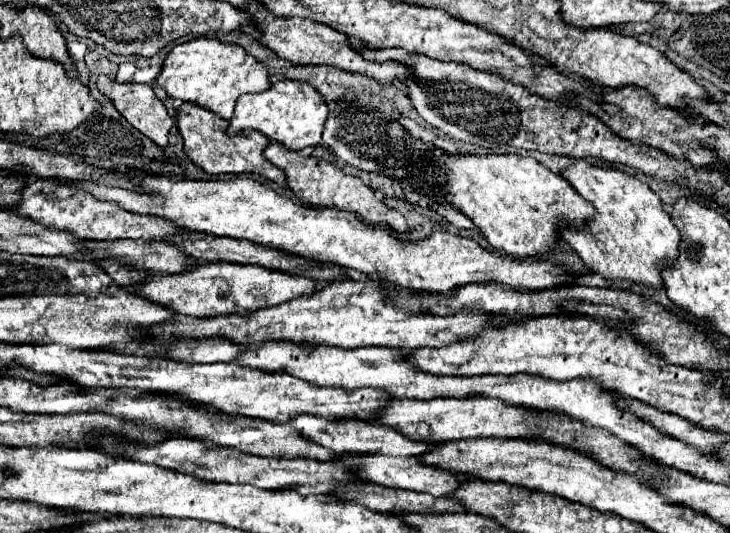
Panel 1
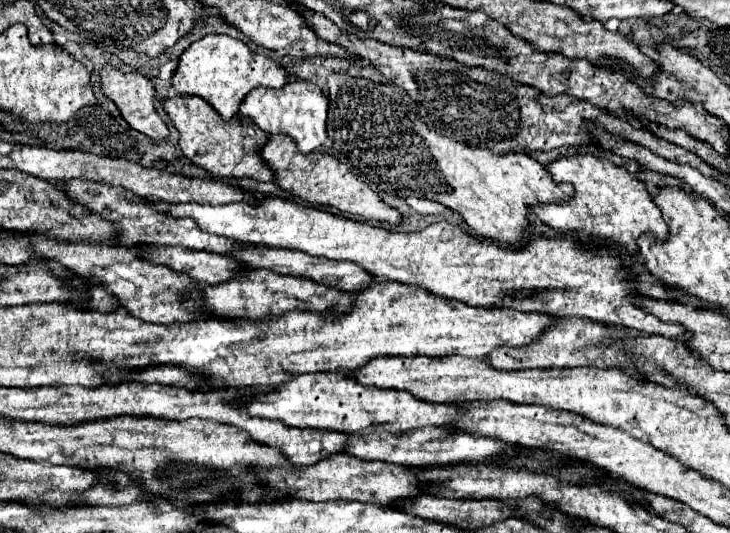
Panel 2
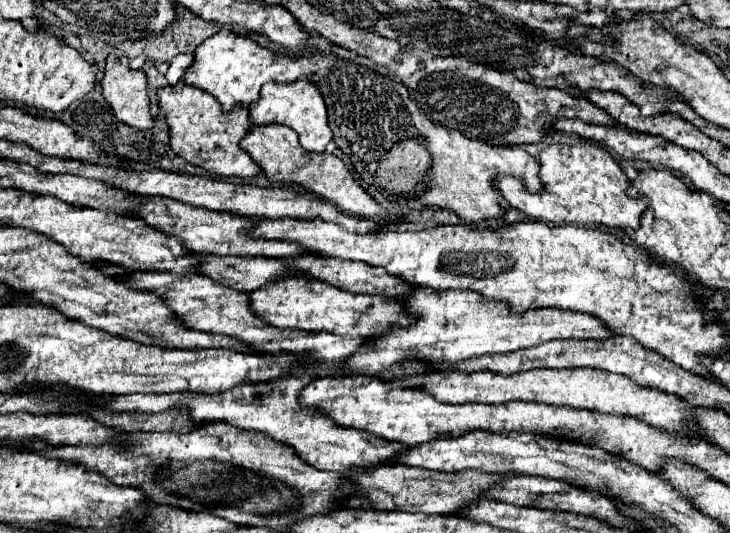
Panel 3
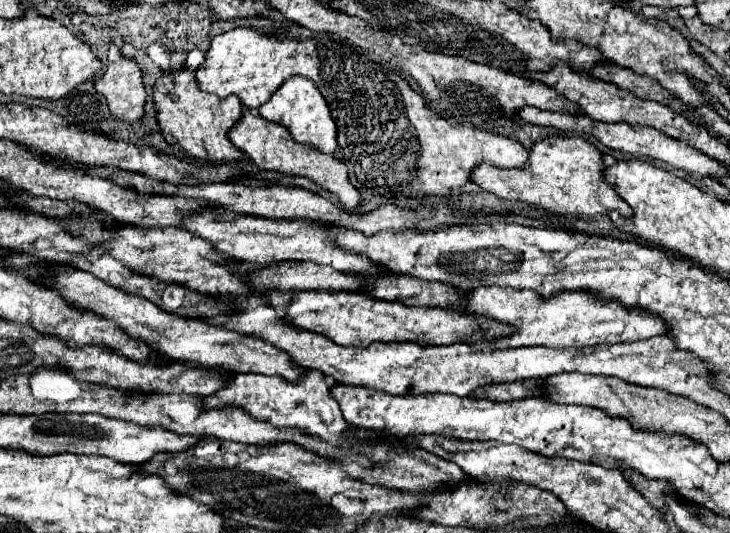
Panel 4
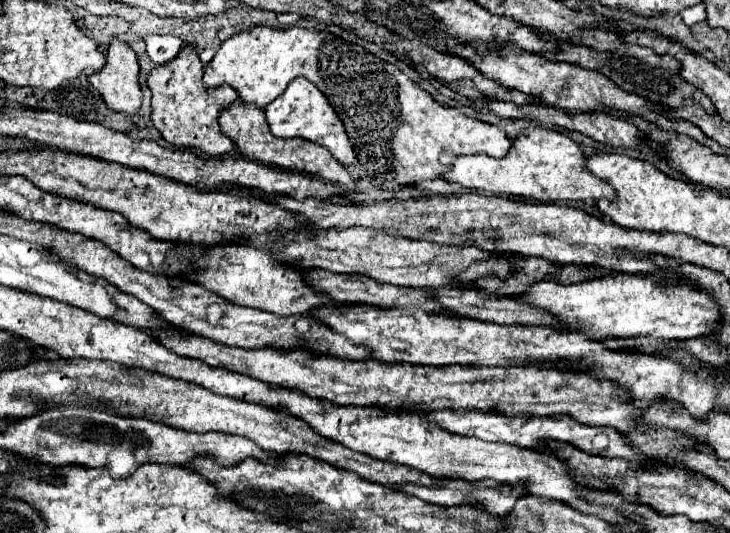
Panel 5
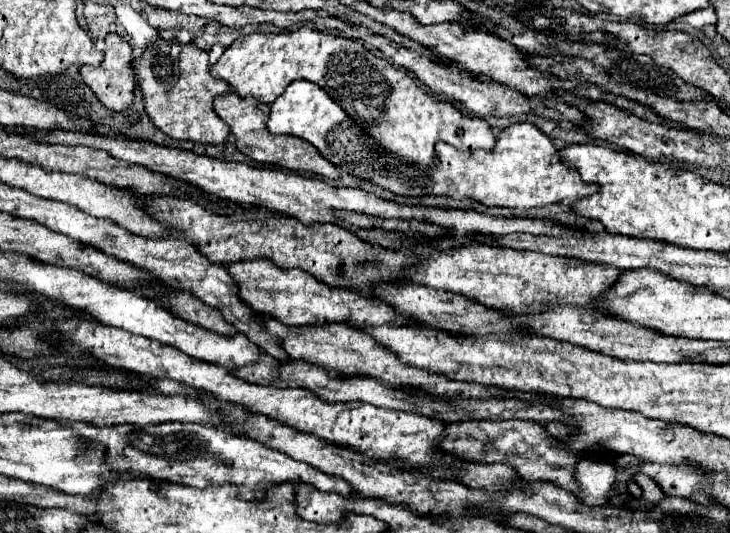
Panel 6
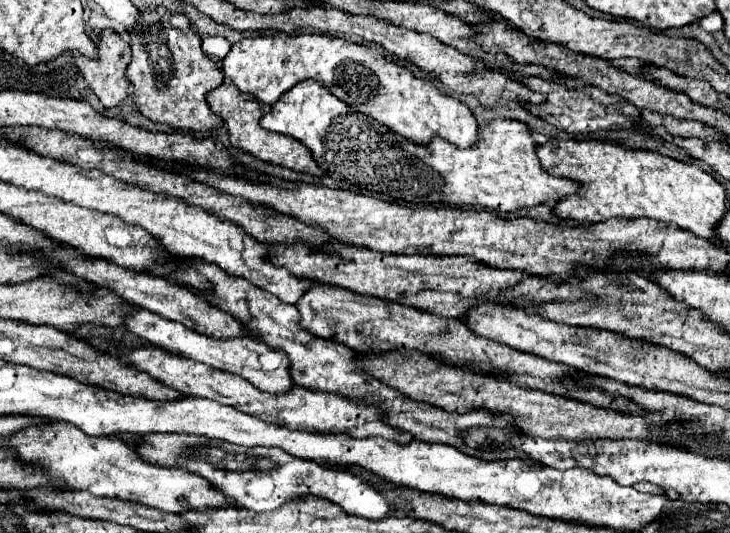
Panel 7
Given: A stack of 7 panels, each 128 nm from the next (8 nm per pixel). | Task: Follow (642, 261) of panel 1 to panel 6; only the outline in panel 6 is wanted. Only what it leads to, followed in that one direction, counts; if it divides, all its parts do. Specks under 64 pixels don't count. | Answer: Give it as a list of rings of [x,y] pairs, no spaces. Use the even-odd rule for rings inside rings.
[[[308,80],[292,82],[270,106],[266,126],[272,134],[292,134],[310,142],[320,156],[332,162],[340,172],[378,184],[398,196],[450,196],[454,200],[470,198],[486,206],[532,208],[554,202],[576,202],[598,192],[596,184],[582,182],[580,174],[560,162],[558,150],[546,134],[530,122],[516,122],[496,134],[494,150],[460,152],[446,142],[436,144],[436,166],[418,168],[386,152],[364,132],[350,116],[316,84]]]

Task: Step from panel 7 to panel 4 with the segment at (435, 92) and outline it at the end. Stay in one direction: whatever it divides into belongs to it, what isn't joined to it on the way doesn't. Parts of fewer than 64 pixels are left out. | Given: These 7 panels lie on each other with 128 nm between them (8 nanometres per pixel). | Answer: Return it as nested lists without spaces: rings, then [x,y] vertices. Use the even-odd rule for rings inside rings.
[[[234,28],[226,34],[220,34],[212,40],[210,50],[206,52],[206,62],[196,70],[198,84],[204,92],[216,94],[220,98],[226,98],[230,94],[236,94],[242,104],[250,110],[260,108],[264,102],[270,100],[270,96],[294,74],[306,76],[314,80],[314,84],[324,94],[332,118],[338,124],[338,144],[344,152],[346,160],[354,166],[354,174],[358,182],[366,188],[370,188],[370,194],[376,196],[376,200],[382,202],[362,202],[358,206],[358,212],[370,212],[372,208],[378,208],[382,204],[396,204],[406,208],[406,202],[412,198],[422,196],[450,196],[456,186],[462,186],[468,180],[468,172],[480,164],[480,162],[492,162],[498,168],[522,168],[528,152],[526,148],[508,136],[490,134],[486,130],[464,126],[464,124],[450,124],[446,118],[442,118],[438,112],[430,110],[424,96],[414,92],[412,86],[394,70],[388,66],[374,62],[364,50],[350,46],[342,40],[334,40],[326,36],[328,40],[294,40],[294,38],[276,38],[268,36],[262,30],[254,28]]]

